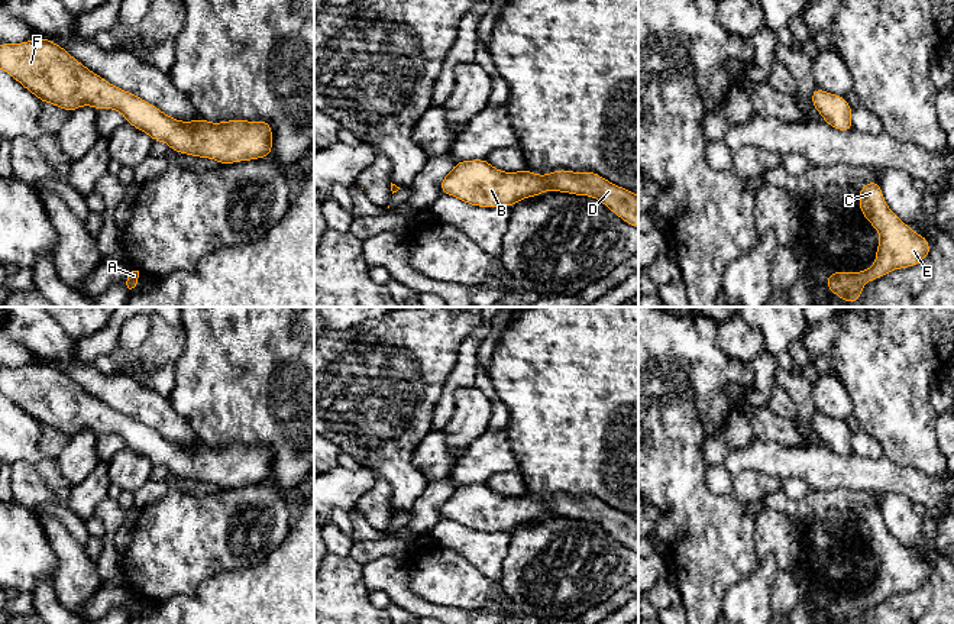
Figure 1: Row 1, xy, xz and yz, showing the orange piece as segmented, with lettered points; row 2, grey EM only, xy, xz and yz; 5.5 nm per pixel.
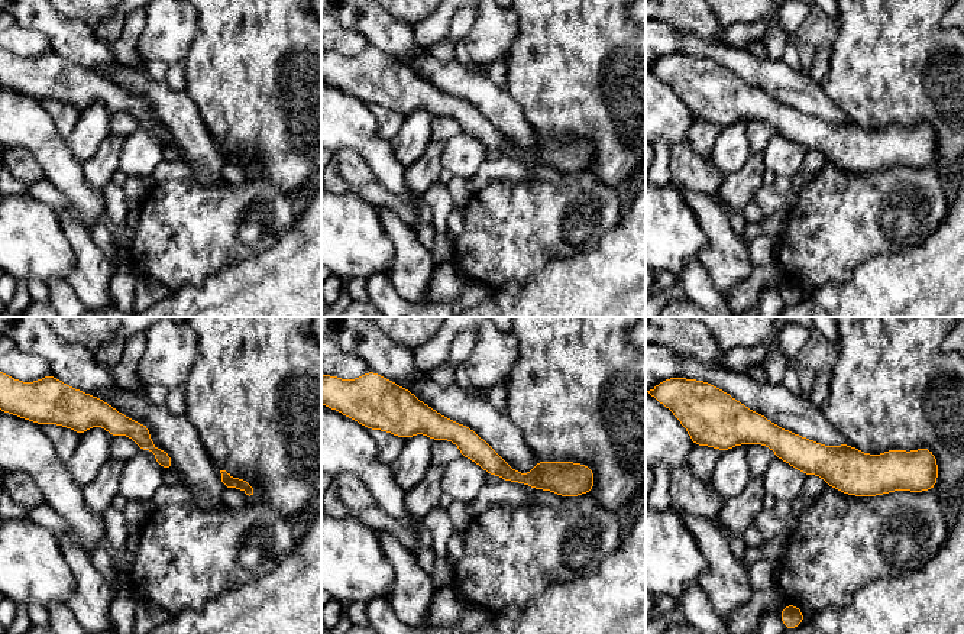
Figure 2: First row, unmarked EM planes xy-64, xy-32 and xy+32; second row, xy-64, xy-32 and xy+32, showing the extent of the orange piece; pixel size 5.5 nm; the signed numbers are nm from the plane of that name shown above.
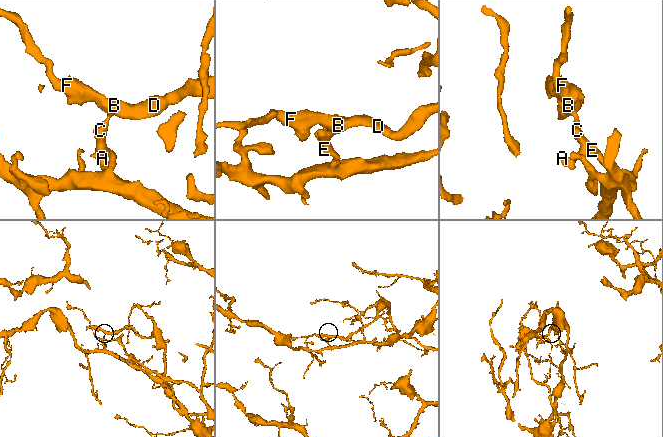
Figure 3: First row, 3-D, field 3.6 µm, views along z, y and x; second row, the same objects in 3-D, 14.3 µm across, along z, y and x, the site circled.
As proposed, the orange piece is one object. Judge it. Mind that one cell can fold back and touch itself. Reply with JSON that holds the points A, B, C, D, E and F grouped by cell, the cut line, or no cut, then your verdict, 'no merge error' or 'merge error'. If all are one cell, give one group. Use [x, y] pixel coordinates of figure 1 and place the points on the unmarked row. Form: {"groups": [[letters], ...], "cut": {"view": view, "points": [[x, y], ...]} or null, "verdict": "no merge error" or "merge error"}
{"groups": [["A", "B", "C", "D", "E", "F"]], "cut": null, "verdict": "no merge error"}

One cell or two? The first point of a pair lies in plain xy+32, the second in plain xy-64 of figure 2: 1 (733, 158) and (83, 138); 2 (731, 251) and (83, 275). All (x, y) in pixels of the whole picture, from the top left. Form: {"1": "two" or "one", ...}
{"1": "one", "2": "one"}

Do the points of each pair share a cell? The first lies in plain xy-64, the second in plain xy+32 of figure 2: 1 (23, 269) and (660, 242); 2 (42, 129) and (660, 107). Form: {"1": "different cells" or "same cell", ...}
{"1": "same cell", "2": "same cell"}

